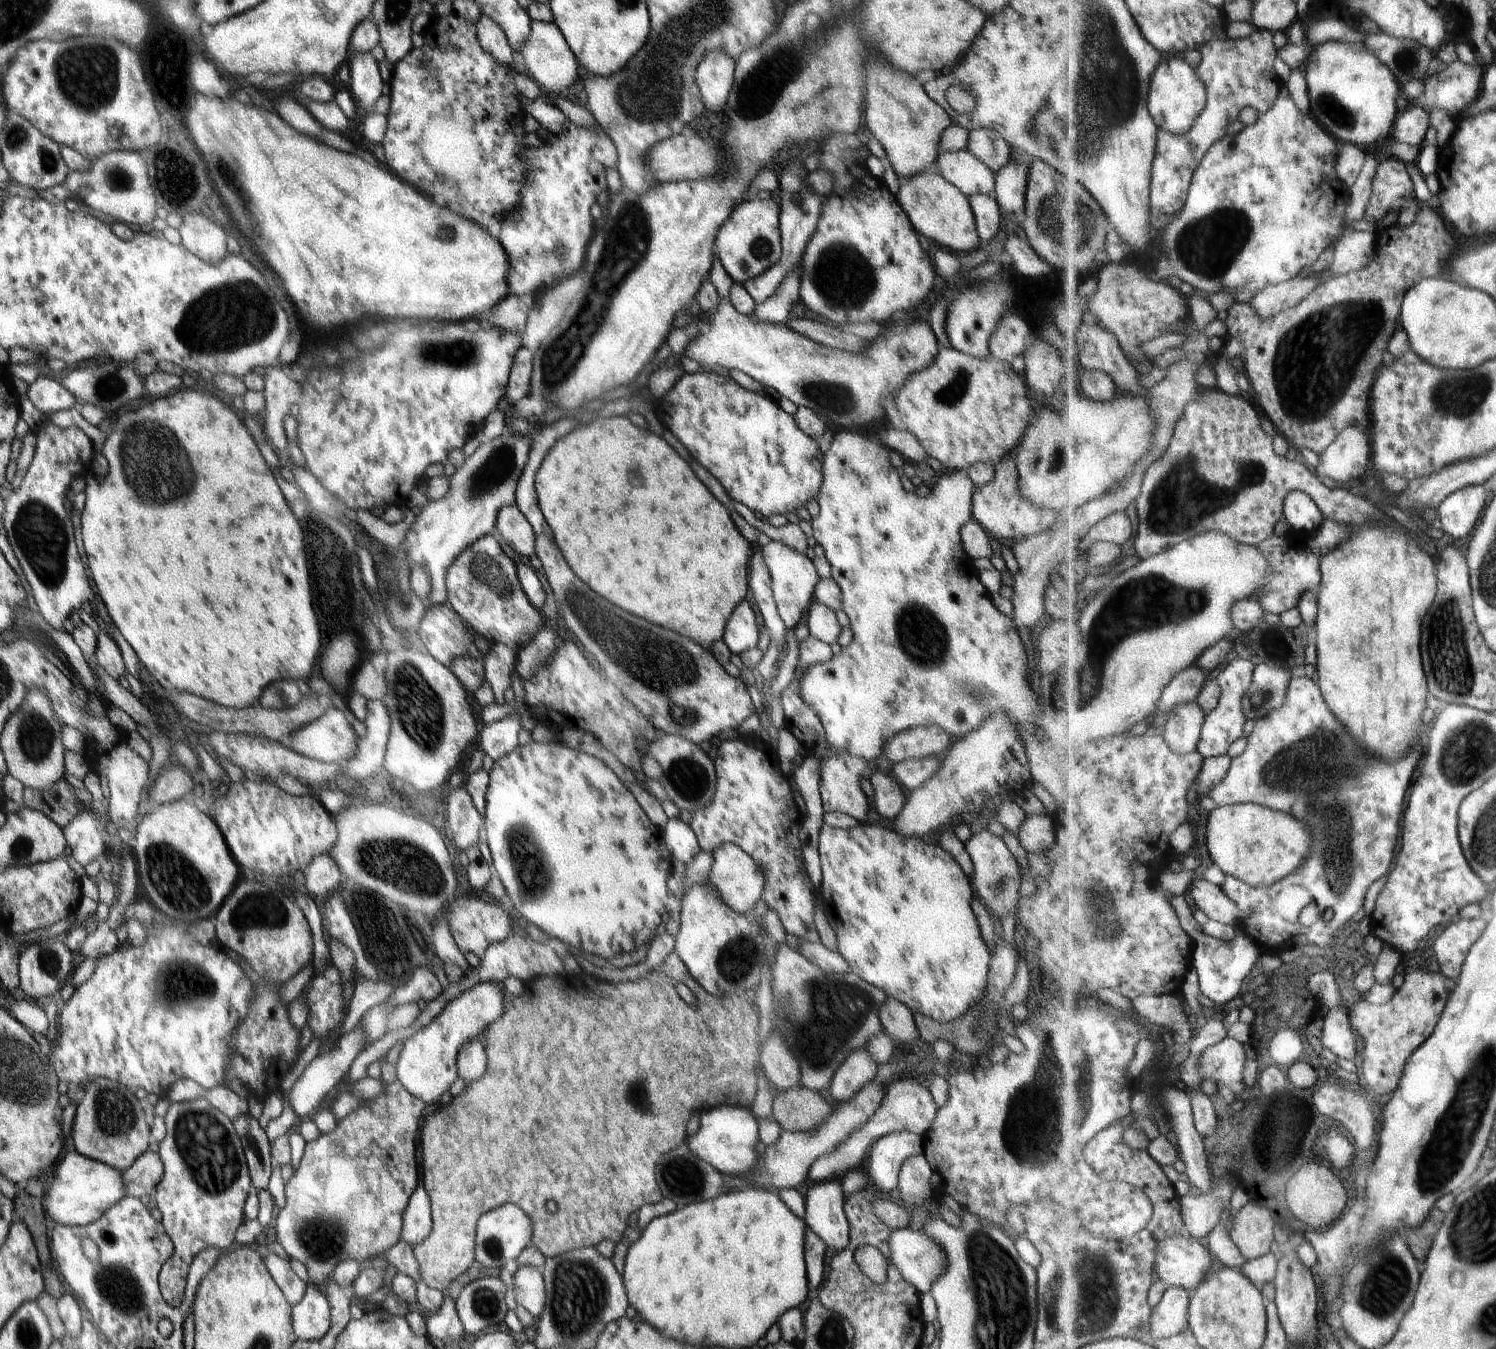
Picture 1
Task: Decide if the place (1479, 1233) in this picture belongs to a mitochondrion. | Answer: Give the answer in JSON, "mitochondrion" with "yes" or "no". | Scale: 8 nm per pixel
{"mitochondrion":"yes"}

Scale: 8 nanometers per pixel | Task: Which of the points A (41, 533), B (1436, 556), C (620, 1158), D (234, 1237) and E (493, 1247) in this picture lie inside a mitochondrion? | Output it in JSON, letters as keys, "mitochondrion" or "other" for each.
{"A":"mitochondrion","B":"other","C":"other","D":"other","E":"mitochondrion"}

